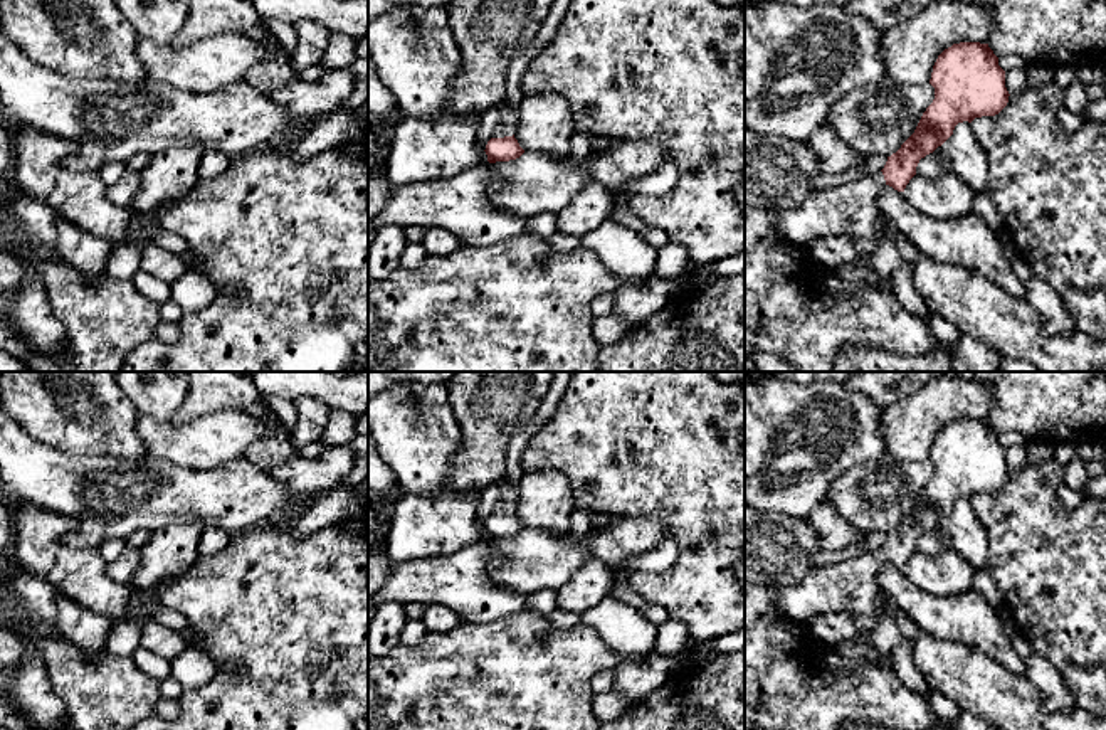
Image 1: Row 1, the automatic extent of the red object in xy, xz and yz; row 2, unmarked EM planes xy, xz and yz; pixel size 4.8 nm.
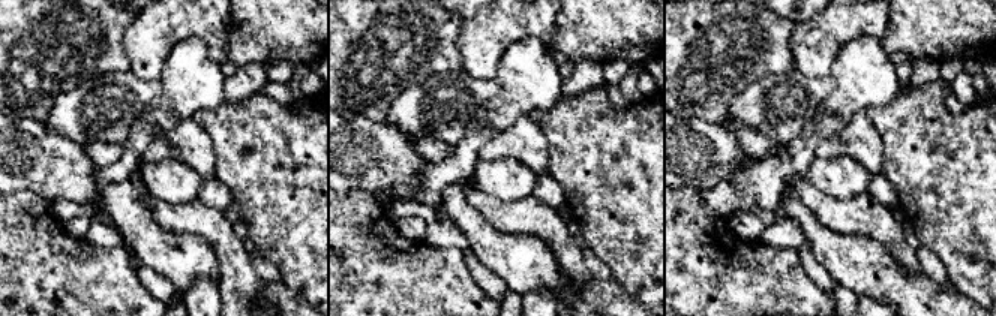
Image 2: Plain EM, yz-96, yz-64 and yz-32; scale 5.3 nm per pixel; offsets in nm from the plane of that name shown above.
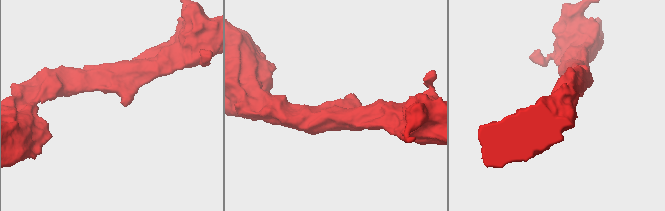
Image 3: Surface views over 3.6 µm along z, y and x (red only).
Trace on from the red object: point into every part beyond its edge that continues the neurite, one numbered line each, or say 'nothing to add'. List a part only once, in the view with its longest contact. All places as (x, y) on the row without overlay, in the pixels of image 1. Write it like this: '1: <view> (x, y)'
1: xz (508, 500)

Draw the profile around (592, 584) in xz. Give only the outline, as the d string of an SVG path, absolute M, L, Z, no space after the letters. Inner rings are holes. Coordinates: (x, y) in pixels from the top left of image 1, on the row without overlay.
M588 558L573 579L556 590L556 609L583 614L610 597L614 570L600 558Z

